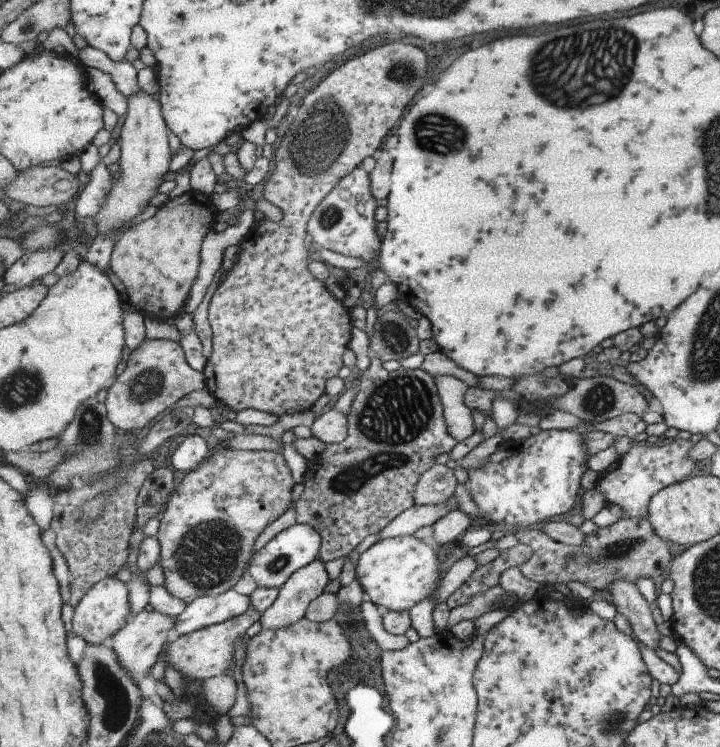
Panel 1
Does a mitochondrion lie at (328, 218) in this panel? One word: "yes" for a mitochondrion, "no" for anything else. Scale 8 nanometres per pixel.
yes

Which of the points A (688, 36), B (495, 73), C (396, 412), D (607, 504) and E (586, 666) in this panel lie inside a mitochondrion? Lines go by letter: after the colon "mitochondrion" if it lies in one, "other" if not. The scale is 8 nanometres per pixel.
A: other
B: other
C: mitochondrion
D: other
E: other

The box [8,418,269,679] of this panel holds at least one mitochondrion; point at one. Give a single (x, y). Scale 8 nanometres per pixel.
(207, 555)

